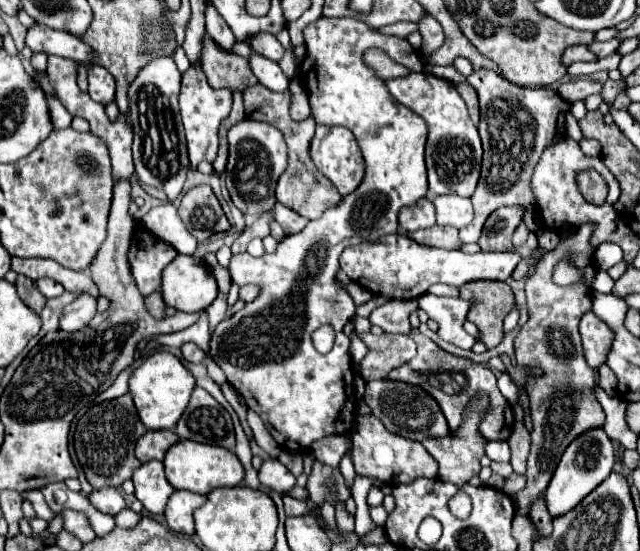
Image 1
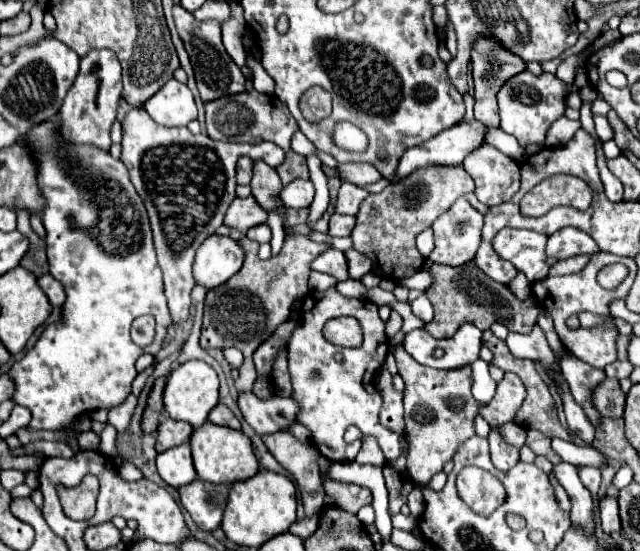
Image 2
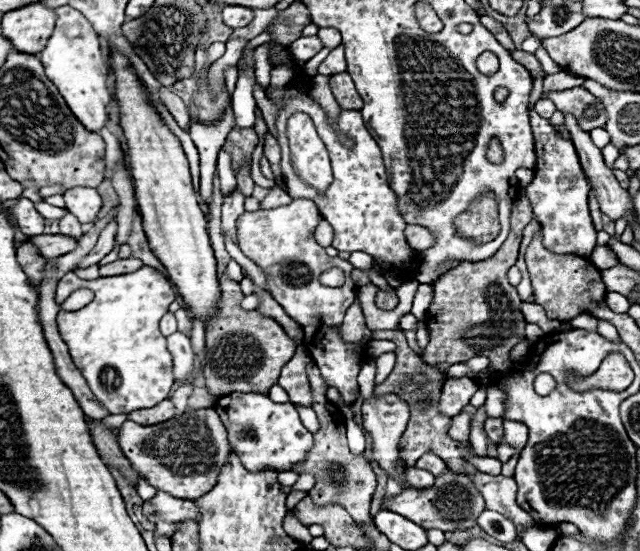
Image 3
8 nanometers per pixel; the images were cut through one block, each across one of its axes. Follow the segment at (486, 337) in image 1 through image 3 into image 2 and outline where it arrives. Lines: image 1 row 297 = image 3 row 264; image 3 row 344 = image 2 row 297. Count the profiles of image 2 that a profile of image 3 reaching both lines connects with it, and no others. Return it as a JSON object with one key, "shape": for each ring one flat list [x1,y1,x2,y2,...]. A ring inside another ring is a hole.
{"shape":[[472,262,466,264,464,268,432,264,430,272,434,274,436,282,432,288,426,290,426,296,434,306,434,320,424,324,424,330,430,332,434,338,454,336,454,332,464,322,472,322,480,330,490,328,492,322,502,322,510,332,520,332,520,334,528,334,536,324,536,318,540,314,538,304,528,304,518,300,508,286,496,284,494,280,488,280,488,276,484,276,482,272,476,272,476,266]]}

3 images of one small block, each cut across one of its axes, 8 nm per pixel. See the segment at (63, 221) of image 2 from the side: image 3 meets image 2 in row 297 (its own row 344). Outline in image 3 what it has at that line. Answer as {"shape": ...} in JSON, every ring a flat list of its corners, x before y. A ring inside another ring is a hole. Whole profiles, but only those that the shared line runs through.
{"shape":[[150,266,96,280,82,280,74,272,68,272,58,282,56,302,62,304,76,288,94,290,94,300,76,312,60,310,58,330,96,400,110,414,130,414,132,410,150,408,166,400,174,384,172,356,166,350,166,338,160,334,158,322,176,300,168,278]]}

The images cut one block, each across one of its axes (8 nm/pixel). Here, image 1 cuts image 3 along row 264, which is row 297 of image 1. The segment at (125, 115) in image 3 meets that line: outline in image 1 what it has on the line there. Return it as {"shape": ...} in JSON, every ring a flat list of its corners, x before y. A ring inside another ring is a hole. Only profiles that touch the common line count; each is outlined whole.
{"shape":[[176,256,162,272,164,302,180,312,202,312,216,294,216,278,196,256]]}

